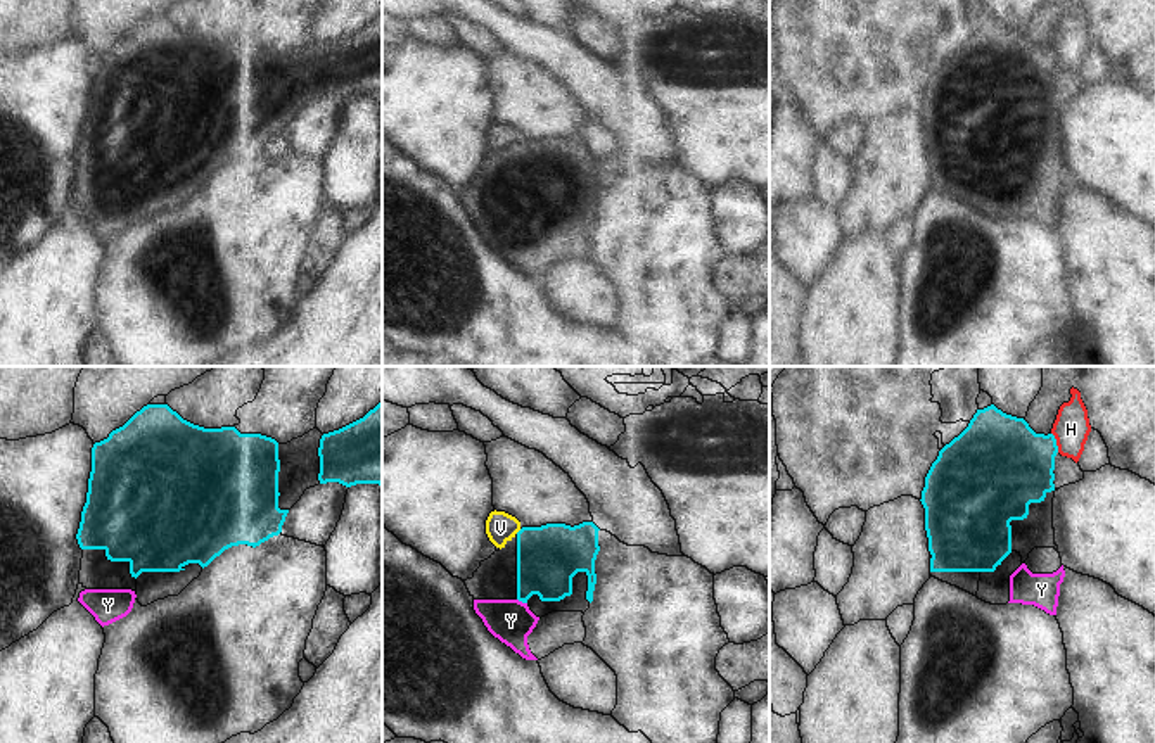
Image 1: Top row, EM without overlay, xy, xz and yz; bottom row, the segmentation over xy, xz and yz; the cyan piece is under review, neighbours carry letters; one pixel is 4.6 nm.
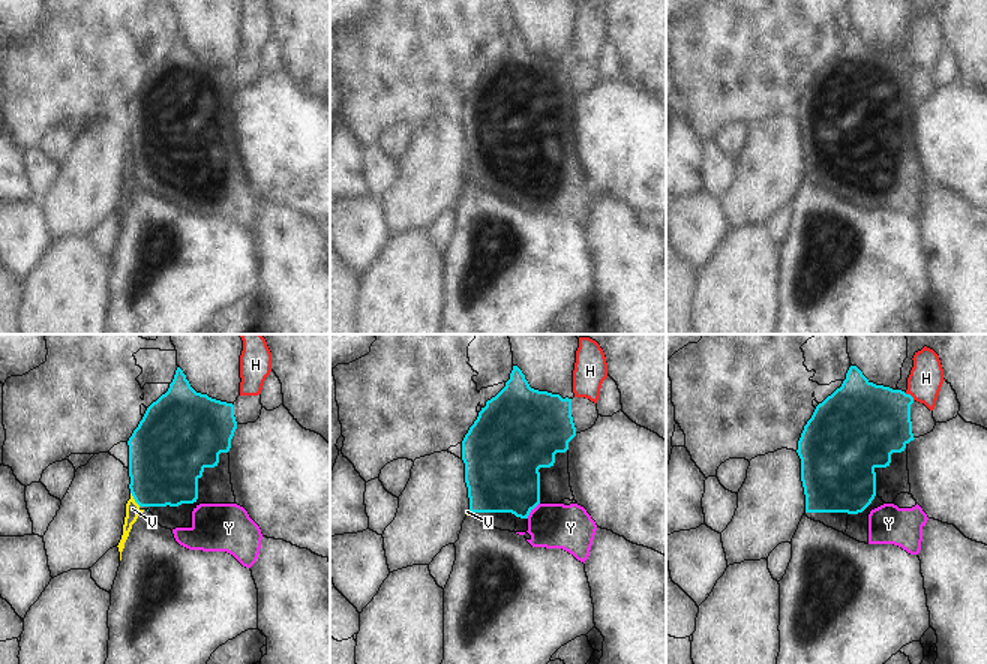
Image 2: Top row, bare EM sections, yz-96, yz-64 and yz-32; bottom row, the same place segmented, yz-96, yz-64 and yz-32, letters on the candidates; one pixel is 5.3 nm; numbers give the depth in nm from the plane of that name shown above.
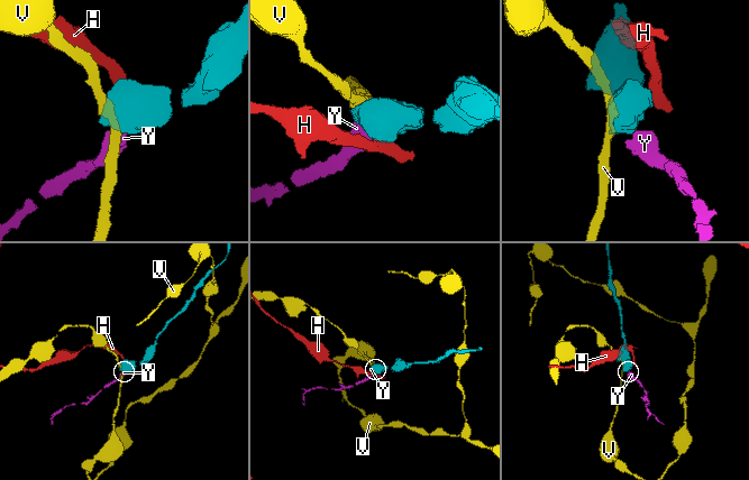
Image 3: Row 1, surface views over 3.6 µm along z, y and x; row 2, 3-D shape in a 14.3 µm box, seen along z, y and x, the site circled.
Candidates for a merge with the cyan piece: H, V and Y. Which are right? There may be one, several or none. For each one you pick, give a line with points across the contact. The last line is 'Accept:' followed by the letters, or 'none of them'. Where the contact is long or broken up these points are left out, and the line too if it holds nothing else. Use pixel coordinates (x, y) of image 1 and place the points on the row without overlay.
Y: Path across: xz (548, 170), (526, 199), (523, 215), (510, 234)
Accept: Y.

